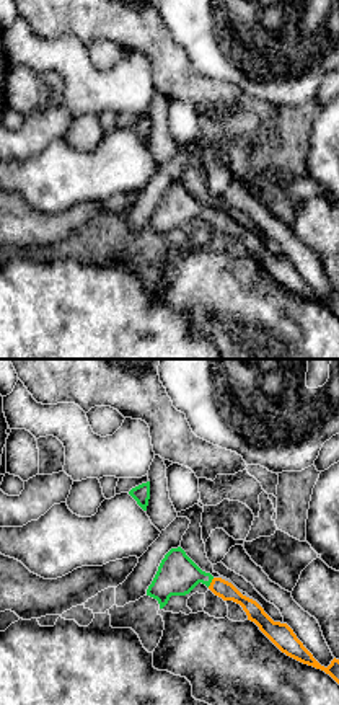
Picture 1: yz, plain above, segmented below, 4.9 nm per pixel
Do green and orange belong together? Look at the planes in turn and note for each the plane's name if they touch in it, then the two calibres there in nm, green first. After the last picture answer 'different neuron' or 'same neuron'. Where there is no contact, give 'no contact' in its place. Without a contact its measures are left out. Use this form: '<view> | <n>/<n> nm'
yz | 200/90 nm

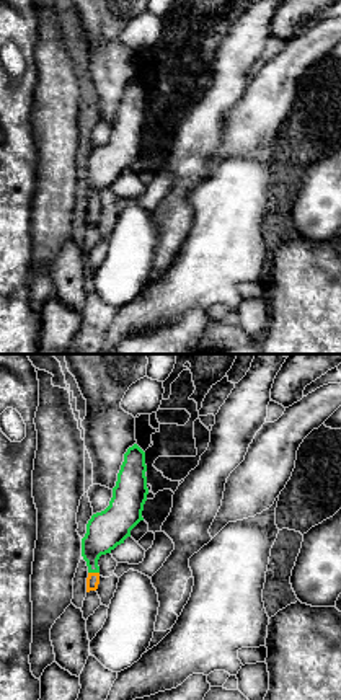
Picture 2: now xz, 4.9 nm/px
xz | 190/60 nm

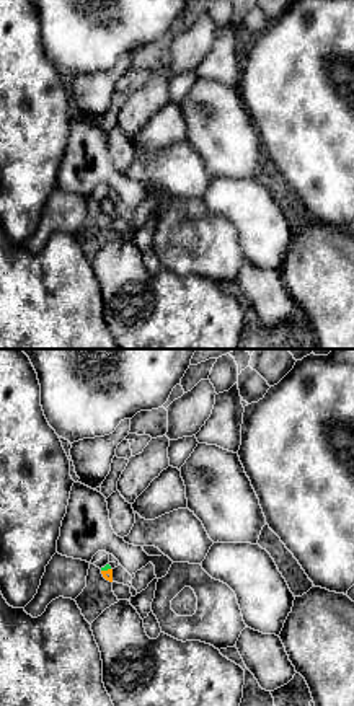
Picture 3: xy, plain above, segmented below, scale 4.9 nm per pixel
xy | 20/50 nm

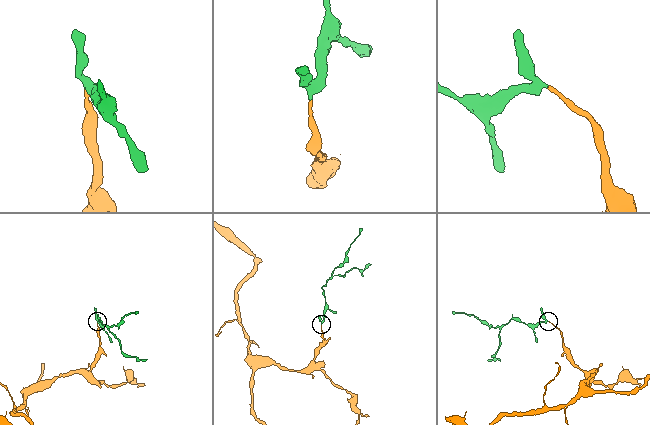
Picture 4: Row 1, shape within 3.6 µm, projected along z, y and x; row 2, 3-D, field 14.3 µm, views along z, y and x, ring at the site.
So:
same neuron

